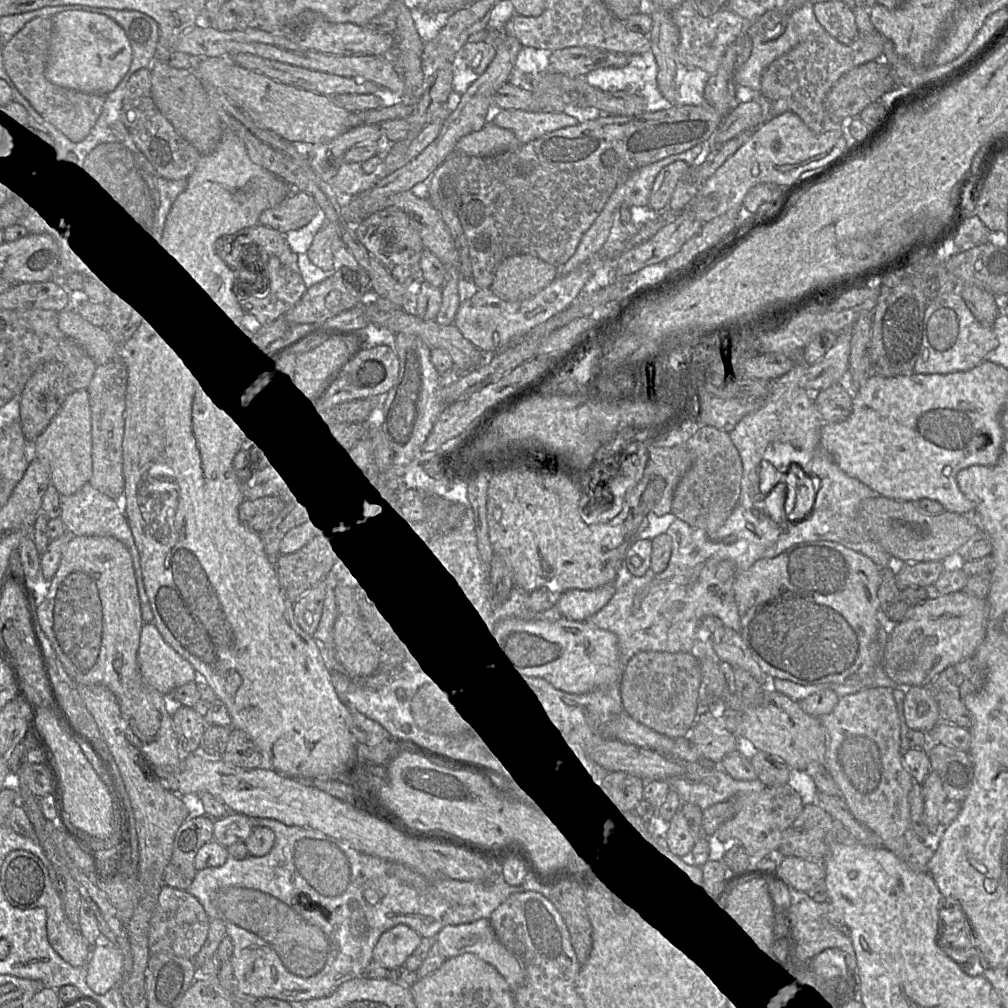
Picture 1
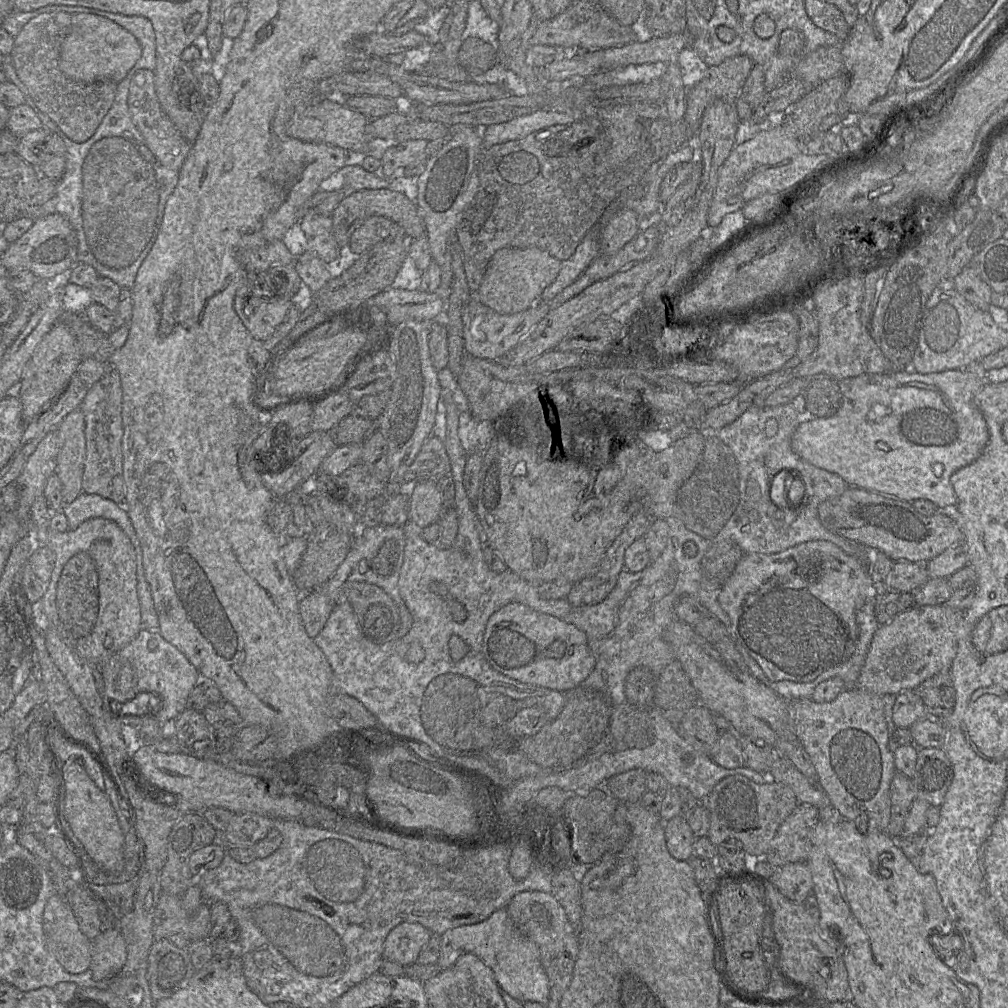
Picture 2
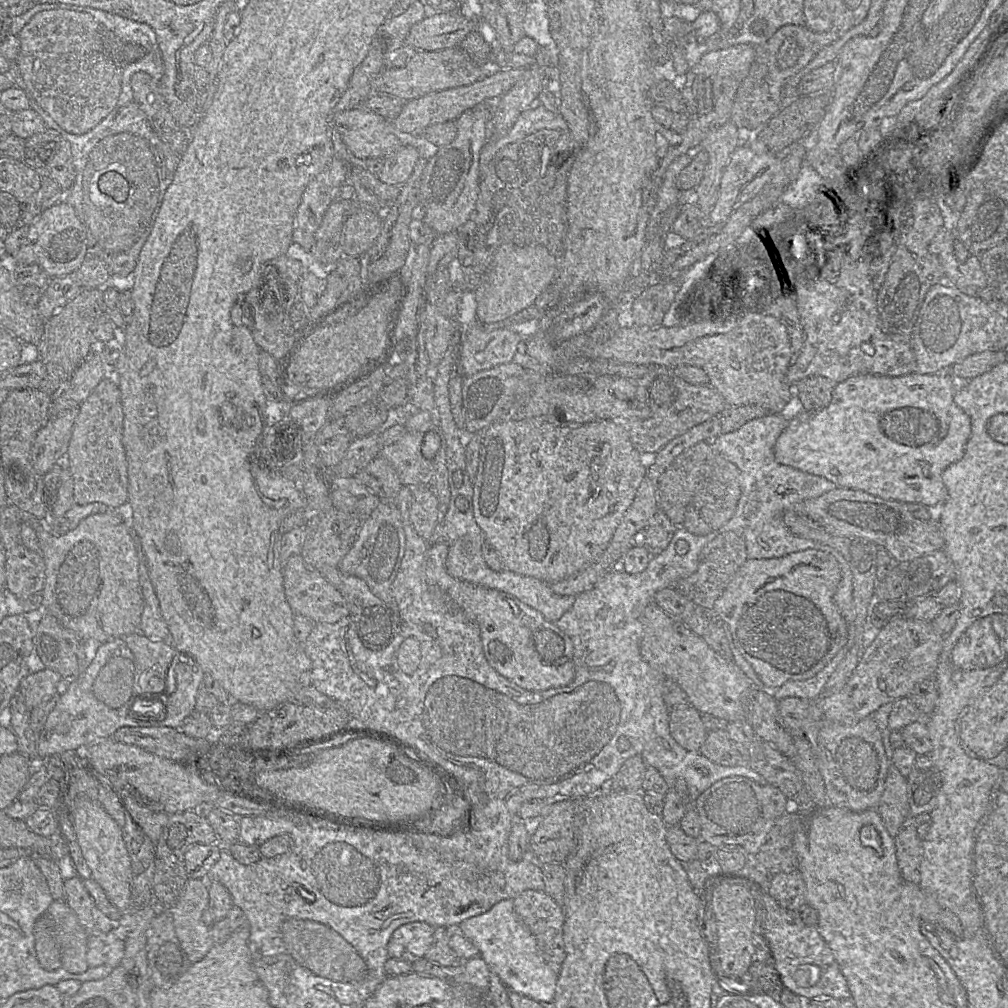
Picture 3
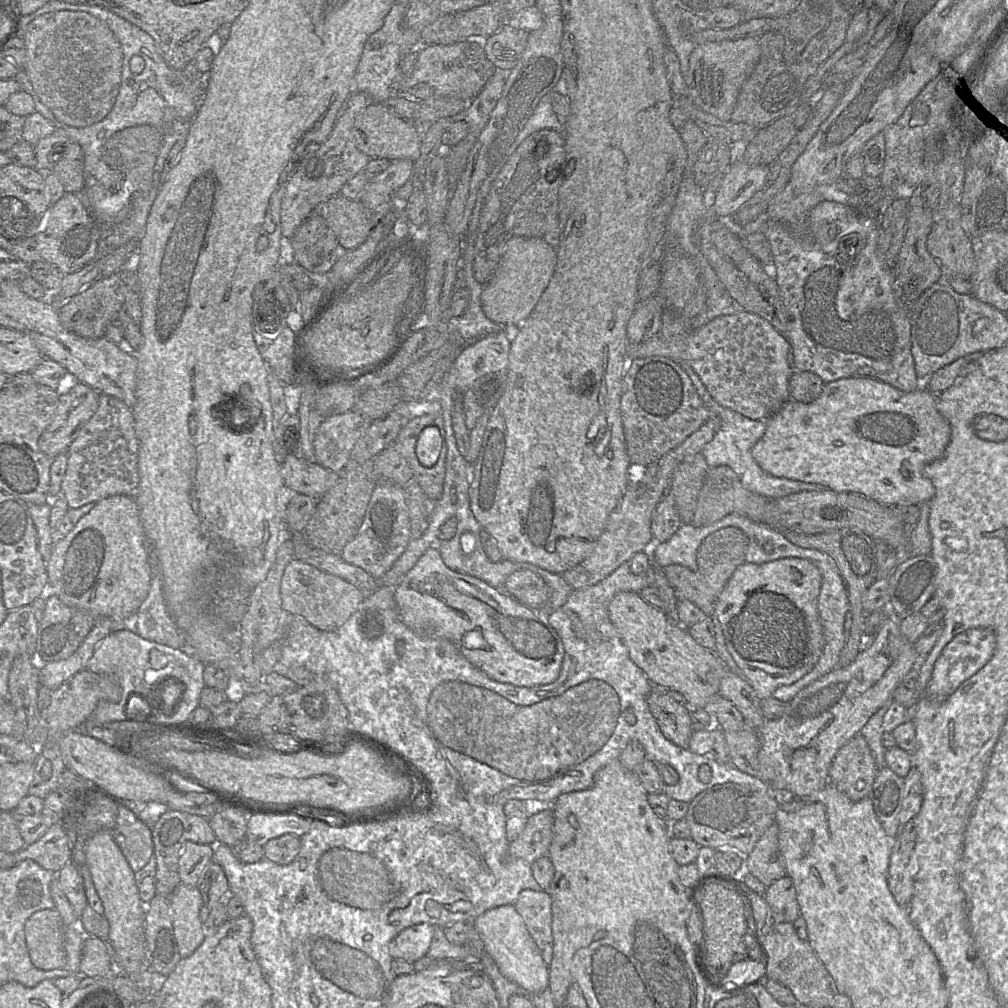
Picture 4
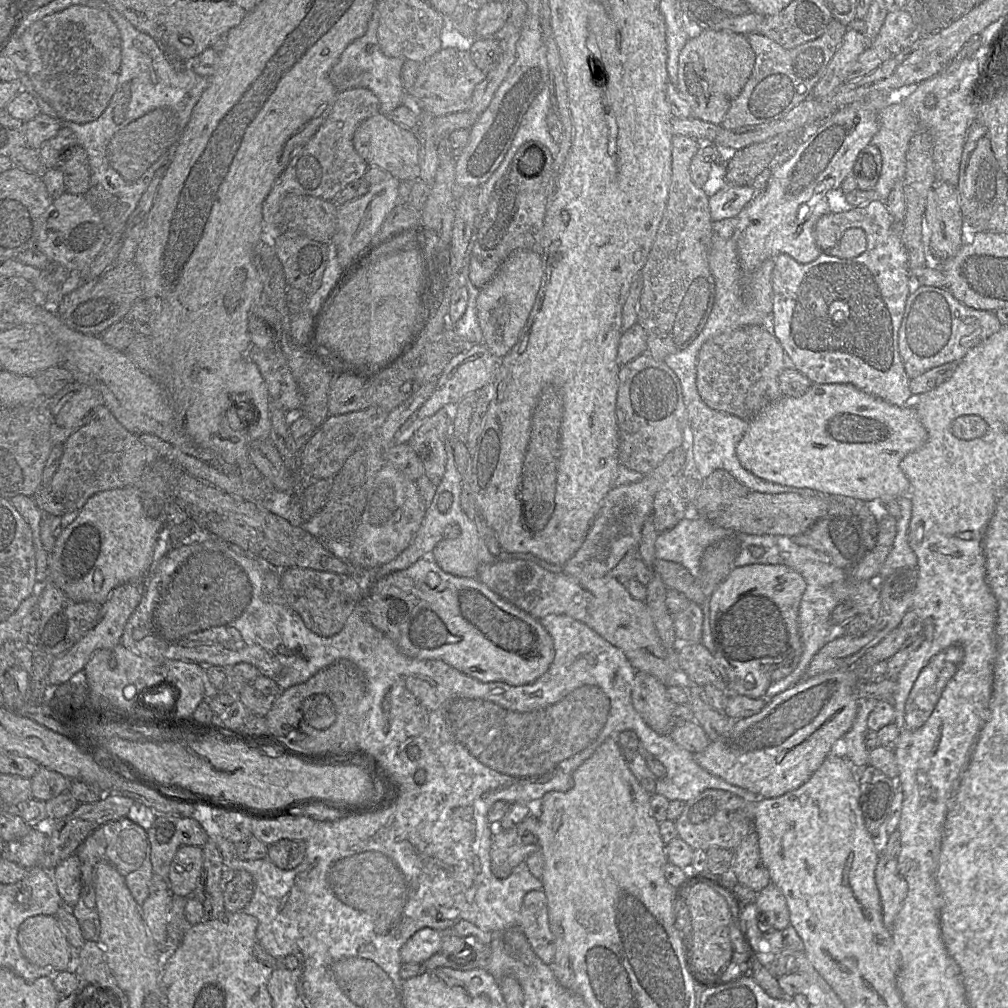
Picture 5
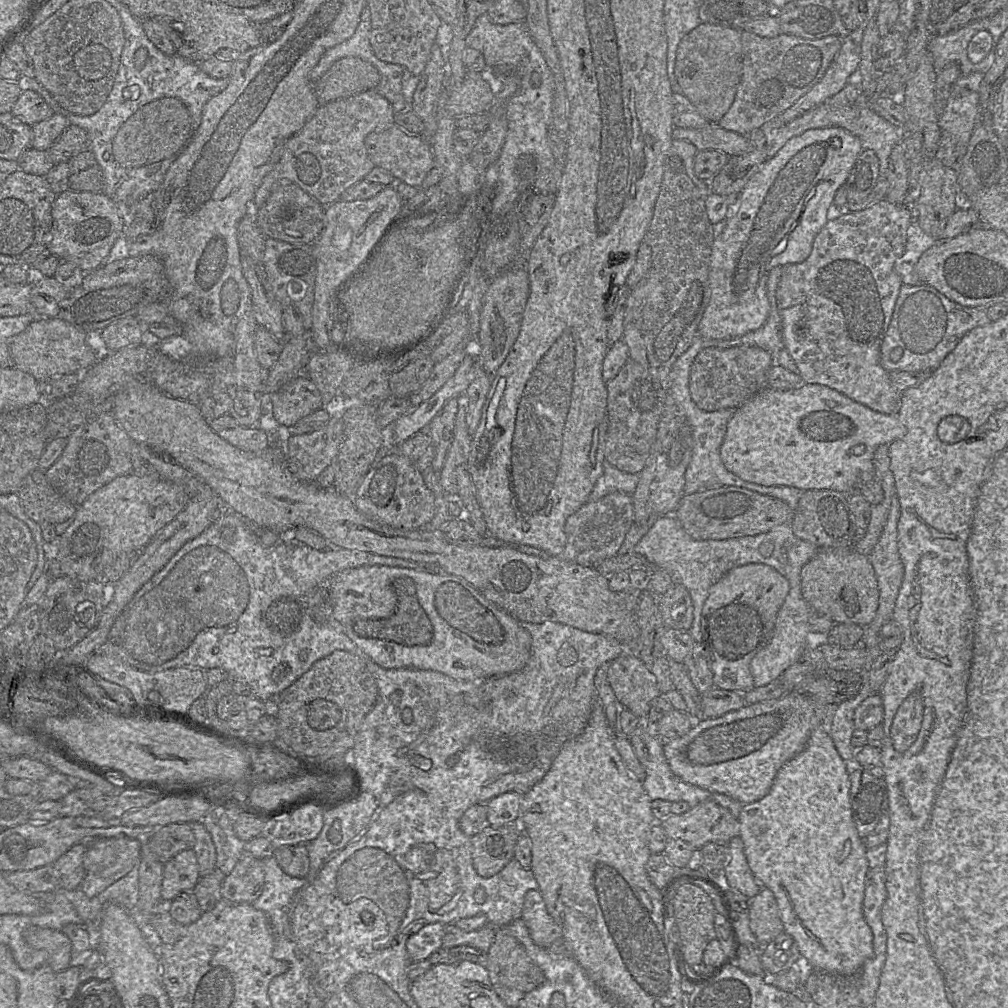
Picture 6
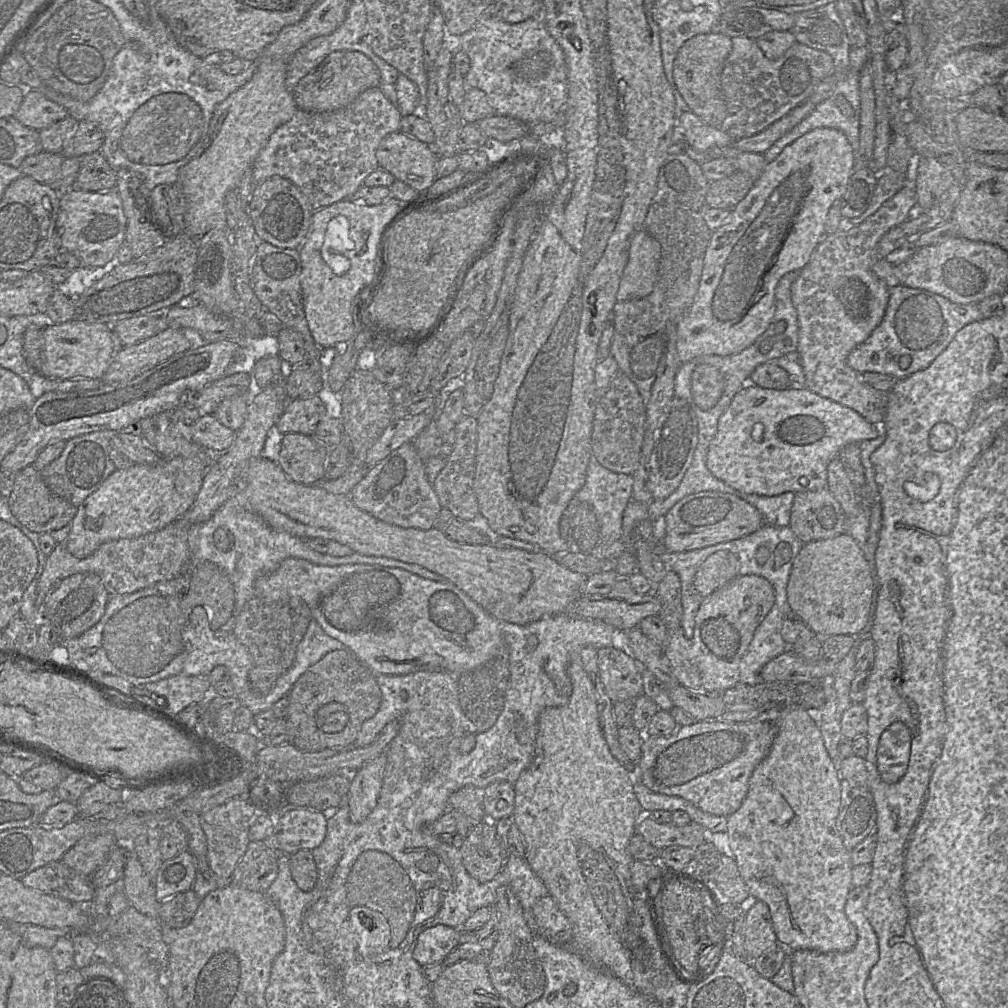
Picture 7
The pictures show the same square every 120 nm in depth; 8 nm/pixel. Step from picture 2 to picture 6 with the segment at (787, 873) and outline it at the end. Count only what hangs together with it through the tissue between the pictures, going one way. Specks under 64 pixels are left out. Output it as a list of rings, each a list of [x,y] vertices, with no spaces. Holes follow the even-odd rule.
[[[762,887],[750,899],[748,914],[749,927],[759,943],[767,945],[783,932],[774,895],[768,888]]]

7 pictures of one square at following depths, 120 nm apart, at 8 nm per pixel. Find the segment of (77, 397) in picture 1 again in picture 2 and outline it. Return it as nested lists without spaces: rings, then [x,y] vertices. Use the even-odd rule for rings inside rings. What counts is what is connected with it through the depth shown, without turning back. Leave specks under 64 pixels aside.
[[[80,408],[69,413],[58,425],[60,450],[55,473],[62,484],[63,504],[72,503],[82,493],[86,455],[85,420]]]

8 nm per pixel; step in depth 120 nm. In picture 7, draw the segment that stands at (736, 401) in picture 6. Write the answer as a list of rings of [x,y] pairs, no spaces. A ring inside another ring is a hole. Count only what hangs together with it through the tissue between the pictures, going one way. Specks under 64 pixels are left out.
[[[698,365],[691,377],[694,402],[702,410],[713,408],[722,396],[725,386],[723,374],[710,365]]]

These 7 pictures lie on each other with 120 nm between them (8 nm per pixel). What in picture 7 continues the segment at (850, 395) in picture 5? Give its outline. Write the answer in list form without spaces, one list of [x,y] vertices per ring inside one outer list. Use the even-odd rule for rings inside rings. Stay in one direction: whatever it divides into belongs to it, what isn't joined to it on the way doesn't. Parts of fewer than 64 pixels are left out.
[[[748,383],[735,394],[730,405],[719,418],[717,434],[709,445],[706,465],[716,478],[746,494],[777,496],[785,492],[818,491],[827,488],[827,467],[834,458],[838,457],[844,446],[850,443],[860,443],[864,440],[877,438],[882,432],[883,427],[879,424],[873,424],[855,410],[822,397],[807,388],[775,390],[761,388]]]

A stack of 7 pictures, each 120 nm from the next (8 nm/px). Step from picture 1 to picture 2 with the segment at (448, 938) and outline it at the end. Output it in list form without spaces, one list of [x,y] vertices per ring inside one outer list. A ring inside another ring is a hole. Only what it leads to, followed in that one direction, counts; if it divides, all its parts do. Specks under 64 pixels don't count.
[[[506,908],[494,911],[481,922],[461,925],[445,933],[454,947],[463,953],[475,954],[493,971],[500,990],[522,1003],[533,1001],[544,1006],[548,1004],[549,979],[542,966],[539,949],[516,928]]]

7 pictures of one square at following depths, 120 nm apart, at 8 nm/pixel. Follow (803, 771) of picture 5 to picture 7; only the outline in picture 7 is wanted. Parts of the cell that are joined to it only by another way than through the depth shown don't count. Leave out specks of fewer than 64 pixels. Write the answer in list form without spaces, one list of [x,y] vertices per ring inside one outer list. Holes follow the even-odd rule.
[[[717,719],[679,726],[671,736],[651,736],[643,741],[641,757],[631,771],[653,792],[682,797],[704,812],[728,817],[740,808],[750,777],[768,755],[776,733],[770,719],[738,723]]]

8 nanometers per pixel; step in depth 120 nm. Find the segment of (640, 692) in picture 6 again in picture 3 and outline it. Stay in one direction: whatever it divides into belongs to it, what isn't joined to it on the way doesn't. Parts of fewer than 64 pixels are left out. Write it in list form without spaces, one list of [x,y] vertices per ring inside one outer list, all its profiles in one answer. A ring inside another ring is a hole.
[[[693,706],[678,707],[669,711],[669,718],[672,737],[686,750],[699,752],[708,734],[701,713]]]

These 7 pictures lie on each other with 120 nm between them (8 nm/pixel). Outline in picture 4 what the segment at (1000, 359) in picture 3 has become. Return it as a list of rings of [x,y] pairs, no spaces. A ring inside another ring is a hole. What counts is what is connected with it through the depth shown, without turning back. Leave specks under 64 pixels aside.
[[[976,352],[961,357],[933,373],[926,382],[926,389],[940,394],[953,386],[959,379],[969,374],[979,362],[984,352]]]

